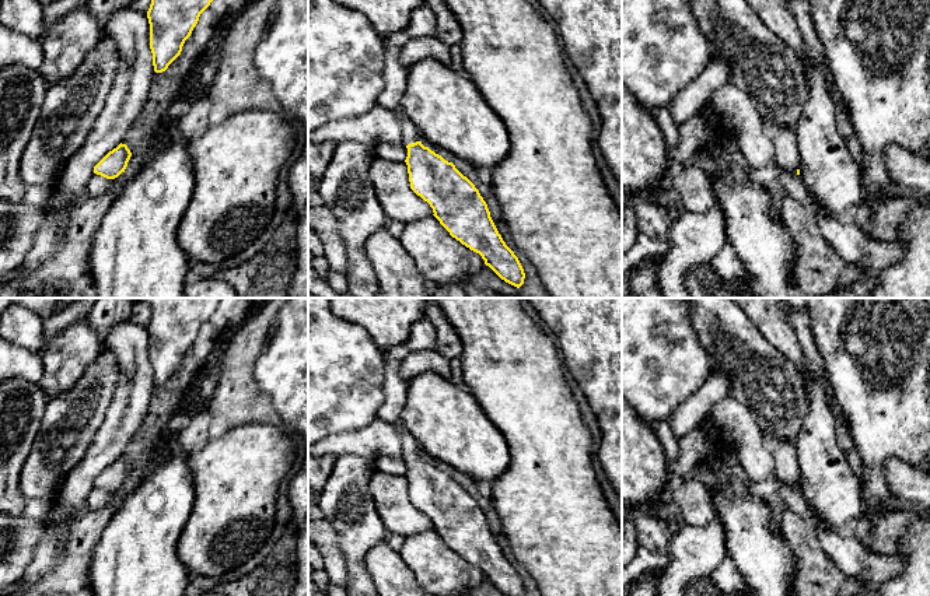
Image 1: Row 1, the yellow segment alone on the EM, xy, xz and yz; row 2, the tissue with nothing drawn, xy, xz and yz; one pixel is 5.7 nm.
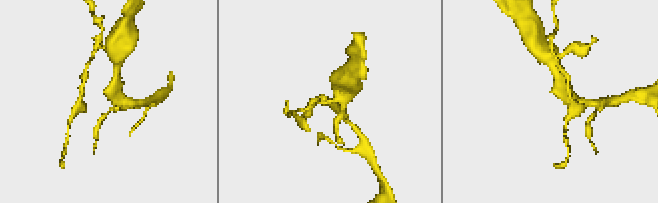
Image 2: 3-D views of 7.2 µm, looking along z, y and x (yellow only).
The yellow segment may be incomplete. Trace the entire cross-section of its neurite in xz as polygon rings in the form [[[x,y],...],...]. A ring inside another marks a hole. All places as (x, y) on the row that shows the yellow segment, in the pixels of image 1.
[[[399,108],[396,112],[408,148],[405,162],[410,189],[430,204],[433,215],[452,238],[479,253],[501,280],[520,288],[524,269],[499,234],[479,190],[452,162],[424,147],[416,126]]]

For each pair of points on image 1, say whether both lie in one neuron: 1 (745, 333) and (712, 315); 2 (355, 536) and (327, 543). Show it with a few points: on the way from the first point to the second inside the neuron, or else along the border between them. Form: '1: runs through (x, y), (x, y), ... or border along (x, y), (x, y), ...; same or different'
1: runs through (737, 333), (730, 333), (720, 323); same
2: border along (324, 518), (338, 536), (338, 547), (348, 572); different

